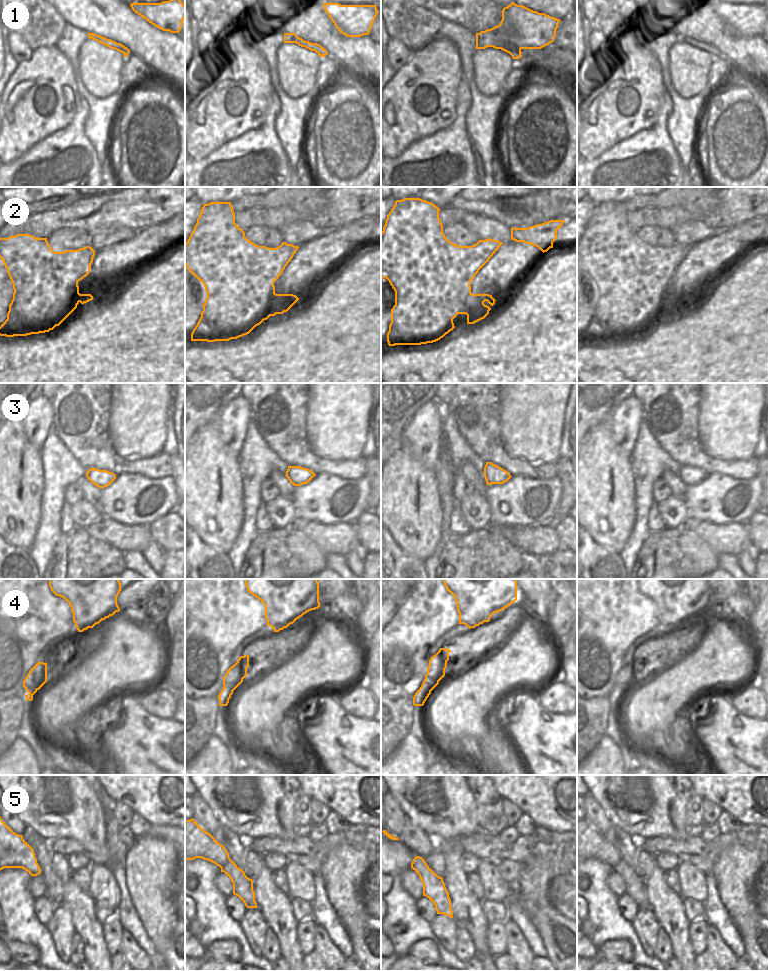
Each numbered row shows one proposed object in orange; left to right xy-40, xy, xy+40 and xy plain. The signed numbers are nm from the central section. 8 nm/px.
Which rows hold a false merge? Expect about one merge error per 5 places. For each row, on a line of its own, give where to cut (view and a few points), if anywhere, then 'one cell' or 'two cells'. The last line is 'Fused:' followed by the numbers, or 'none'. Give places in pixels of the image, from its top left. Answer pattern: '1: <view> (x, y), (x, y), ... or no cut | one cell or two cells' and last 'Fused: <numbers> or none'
1: xy+40 (506, 46), (520, 54) | two cells
2: no cut | one cell
3: no cut | one cell
4: xy (233, 665), (236, 667), (237, 675), (242, 680) | two cells
5: no cut | one cell
Fused: 1, 4

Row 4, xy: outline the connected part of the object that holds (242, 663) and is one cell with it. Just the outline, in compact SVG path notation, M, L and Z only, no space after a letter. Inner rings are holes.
M240 656L237 662L234 664L237 667L237 675L242 680L247 676L247 667L249 666L249 656Z

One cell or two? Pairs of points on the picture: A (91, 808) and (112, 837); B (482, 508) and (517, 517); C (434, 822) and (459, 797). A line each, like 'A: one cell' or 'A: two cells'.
A: two cells
B: two cells
C: one cell

